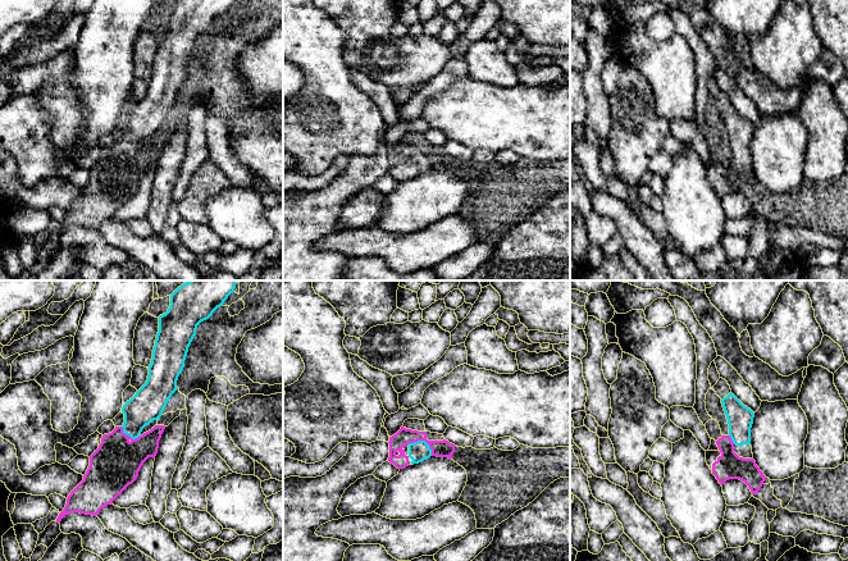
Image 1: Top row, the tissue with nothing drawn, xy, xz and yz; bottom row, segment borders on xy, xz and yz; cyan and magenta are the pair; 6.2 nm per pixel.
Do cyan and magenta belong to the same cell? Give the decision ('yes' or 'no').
yes

